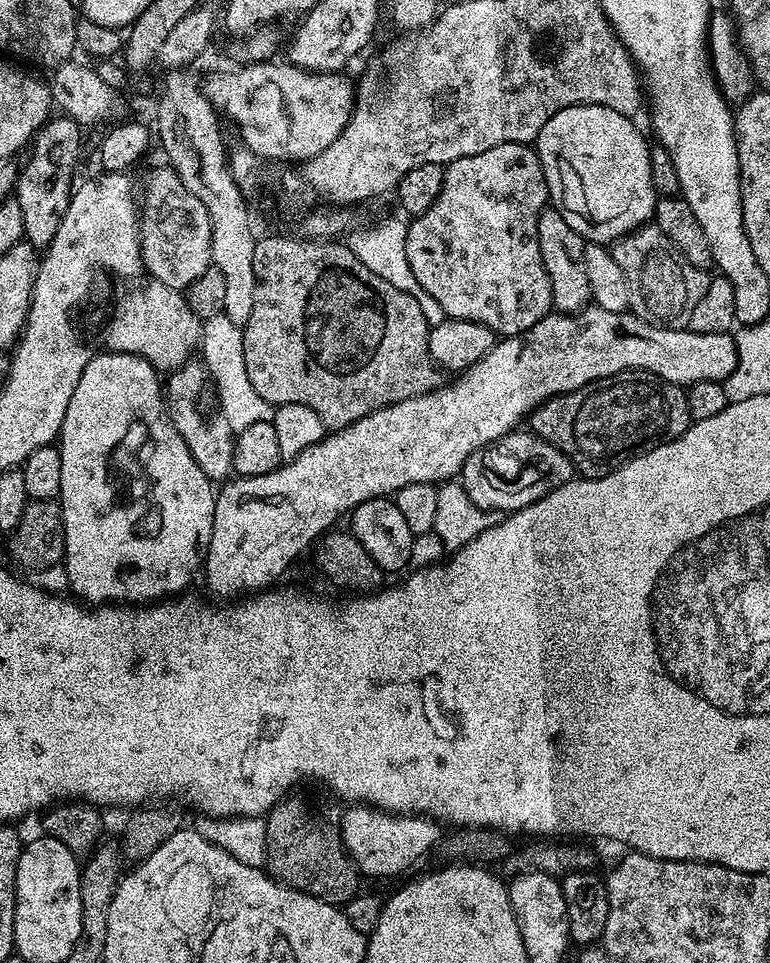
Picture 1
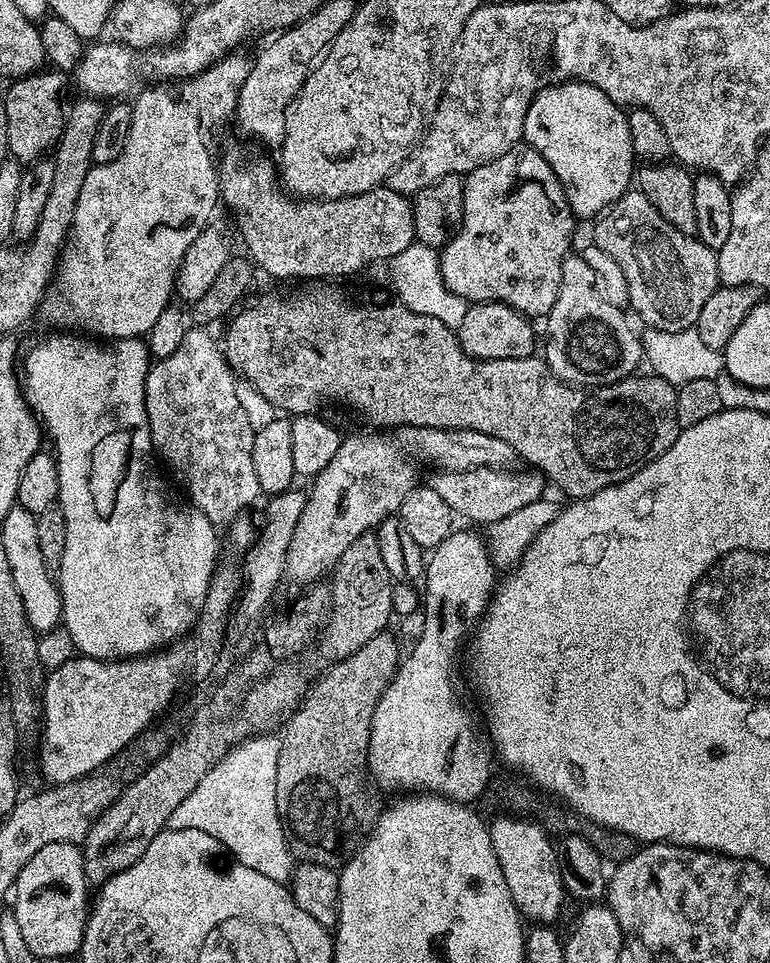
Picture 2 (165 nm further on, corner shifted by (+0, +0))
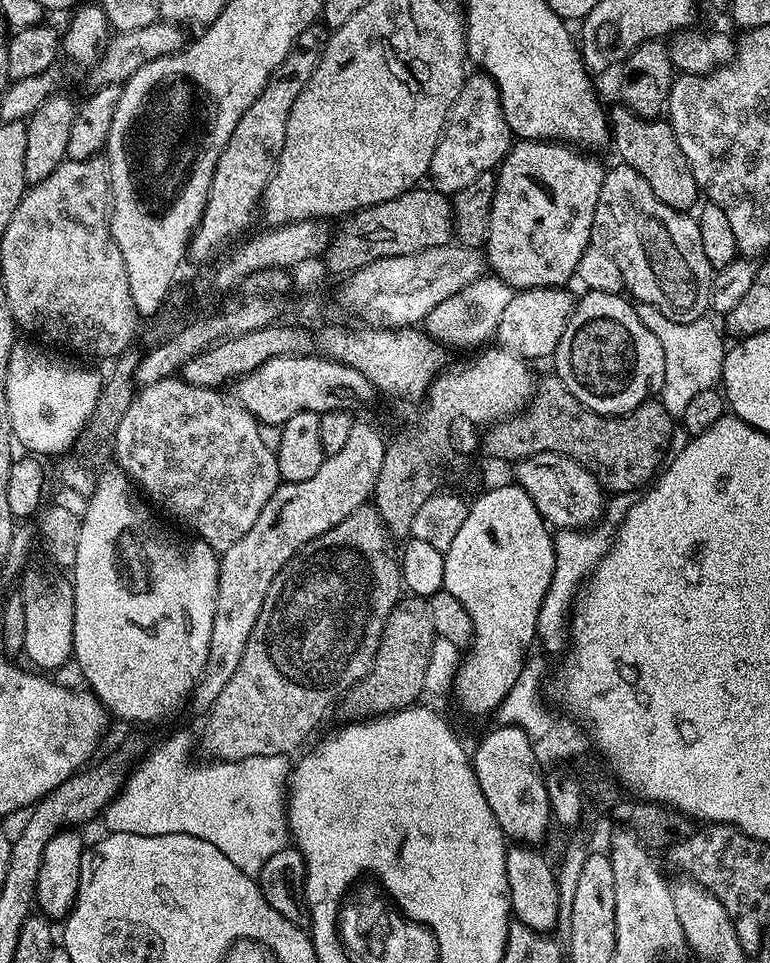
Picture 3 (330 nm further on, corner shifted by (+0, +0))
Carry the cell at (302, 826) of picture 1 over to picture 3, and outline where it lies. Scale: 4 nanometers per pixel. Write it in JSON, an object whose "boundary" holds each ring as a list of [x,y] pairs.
{"boundary":[[[405,595],[394,606],[390,618],[386,618],[386,626],[380,639],[384,676],[380,676],[379,667],[371,668],[355,686],[344,693],[338,704],[339,711],[344,711],[349,721],[363,722],[413,707],[419,701],[416,699],[425,695],[426,670],[428,663],[434,658],[432,643],[437,643],[437,640],[428,610],[428,600],[422,596]]]}

